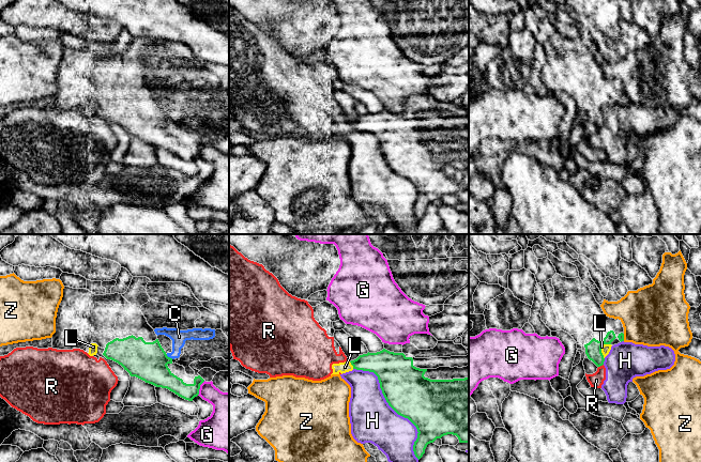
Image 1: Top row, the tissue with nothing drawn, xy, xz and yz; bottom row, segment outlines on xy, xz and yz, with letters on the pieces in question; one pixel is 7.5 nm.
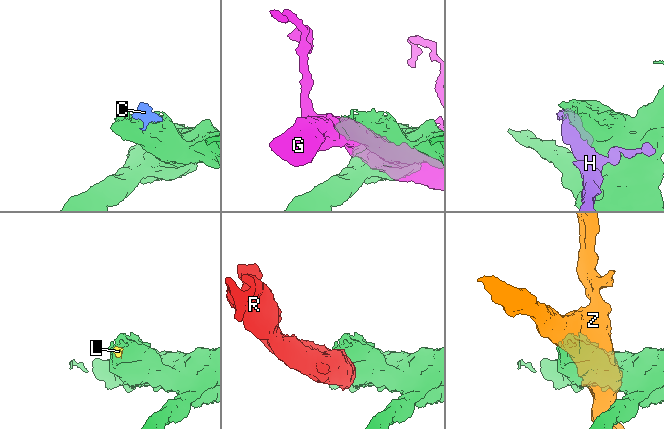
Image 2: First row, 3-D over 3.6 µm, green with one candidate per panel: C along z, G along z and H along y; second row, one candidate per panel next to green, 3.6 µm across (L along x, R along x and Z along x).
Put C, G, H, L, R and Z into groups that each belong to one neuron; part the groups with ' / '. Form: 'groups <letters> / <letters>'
groups C / G / H L R / Z

